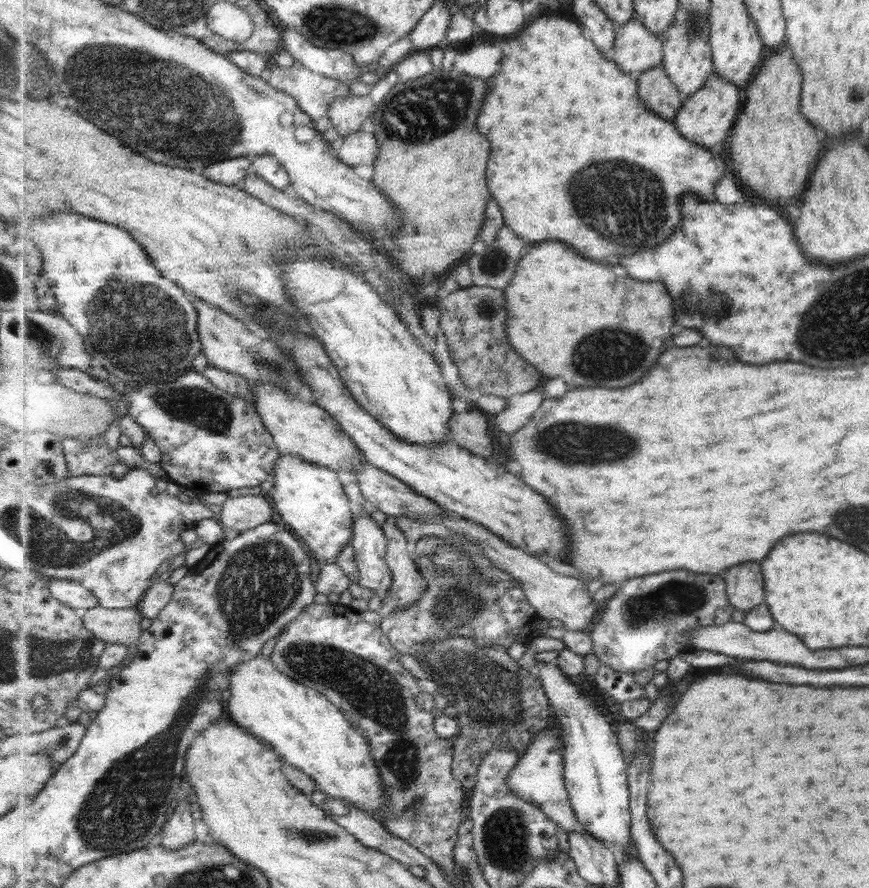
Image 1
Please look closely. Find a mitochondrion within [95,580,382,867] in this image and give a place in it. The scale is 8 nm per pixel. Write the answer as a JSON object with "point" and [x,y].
{"point":[312,836]}

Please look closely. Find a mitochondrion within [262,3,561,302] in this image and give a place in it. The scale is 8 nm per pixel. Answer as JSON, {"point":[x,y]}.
{"point":[437,108]}

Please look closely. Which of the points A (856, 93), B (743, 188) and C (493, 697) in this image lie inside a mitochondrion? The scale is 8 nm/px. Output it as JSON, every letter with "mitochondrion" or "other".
{"A":"mitochondrion","B":"other","C":"mitochondrion"}

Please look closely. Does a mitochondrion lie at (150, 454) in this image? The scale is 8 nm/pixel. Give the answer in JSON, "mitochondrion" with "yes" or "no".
{"mitochondrion":"no"}

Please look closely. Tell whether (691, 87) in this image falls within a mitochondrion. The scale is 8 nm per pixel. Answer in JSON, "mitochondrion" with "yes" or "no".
{"mitochondrion":"no"}

